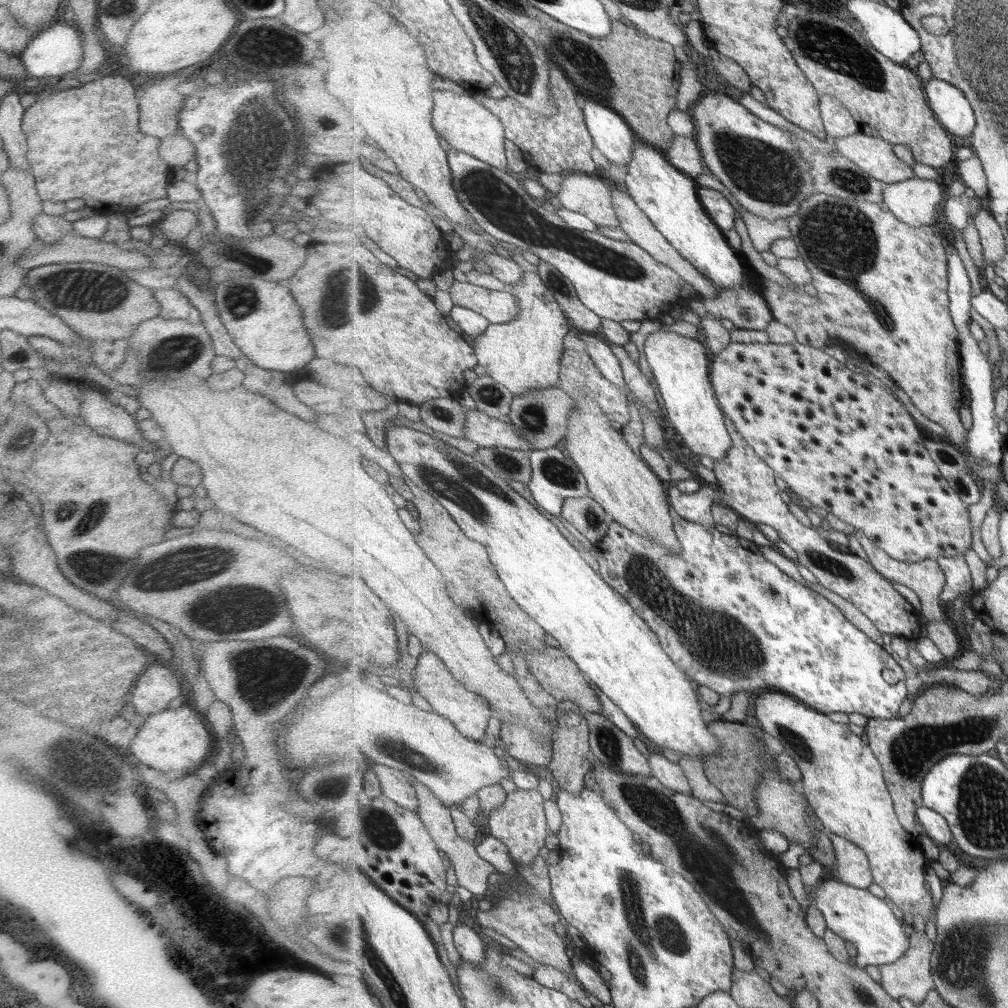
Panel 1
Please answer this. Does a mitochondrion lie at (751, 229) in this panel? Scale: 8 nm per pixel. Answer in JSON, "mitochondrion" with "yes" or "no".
{"mitochondrion":"no"}

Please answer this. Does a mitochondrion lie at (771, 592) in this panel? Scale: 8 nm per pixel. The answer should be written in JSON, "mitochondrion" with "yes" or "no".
{"mitochondrion":"yes"}

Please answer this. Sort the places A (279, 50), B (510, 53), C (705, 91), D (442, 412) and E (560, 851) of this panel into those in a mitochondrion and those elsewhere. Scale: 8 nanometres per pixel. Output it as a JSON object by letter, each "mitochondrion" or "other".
{"A":"mitochondrion","B":"mitochondrion","C":"other","D":"mitochondrion","E":"other"}

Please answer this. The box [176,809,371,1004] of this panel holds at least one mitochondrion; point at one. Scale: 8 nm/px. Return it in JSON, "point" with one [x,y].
{"point":[337,932]}

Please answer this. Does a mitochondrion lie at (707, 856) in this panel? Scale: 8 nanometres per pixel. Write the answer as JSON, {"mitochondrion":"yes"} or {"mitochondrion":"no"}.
{"mitochondrion":"yes"}

